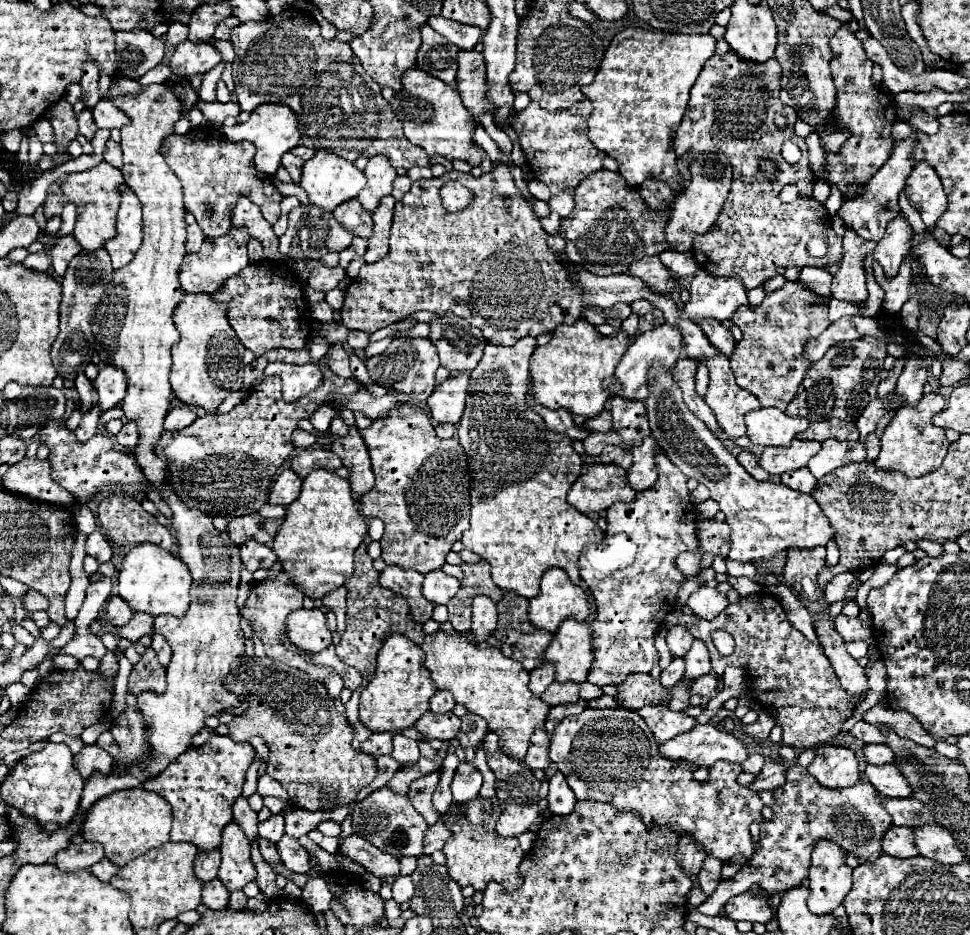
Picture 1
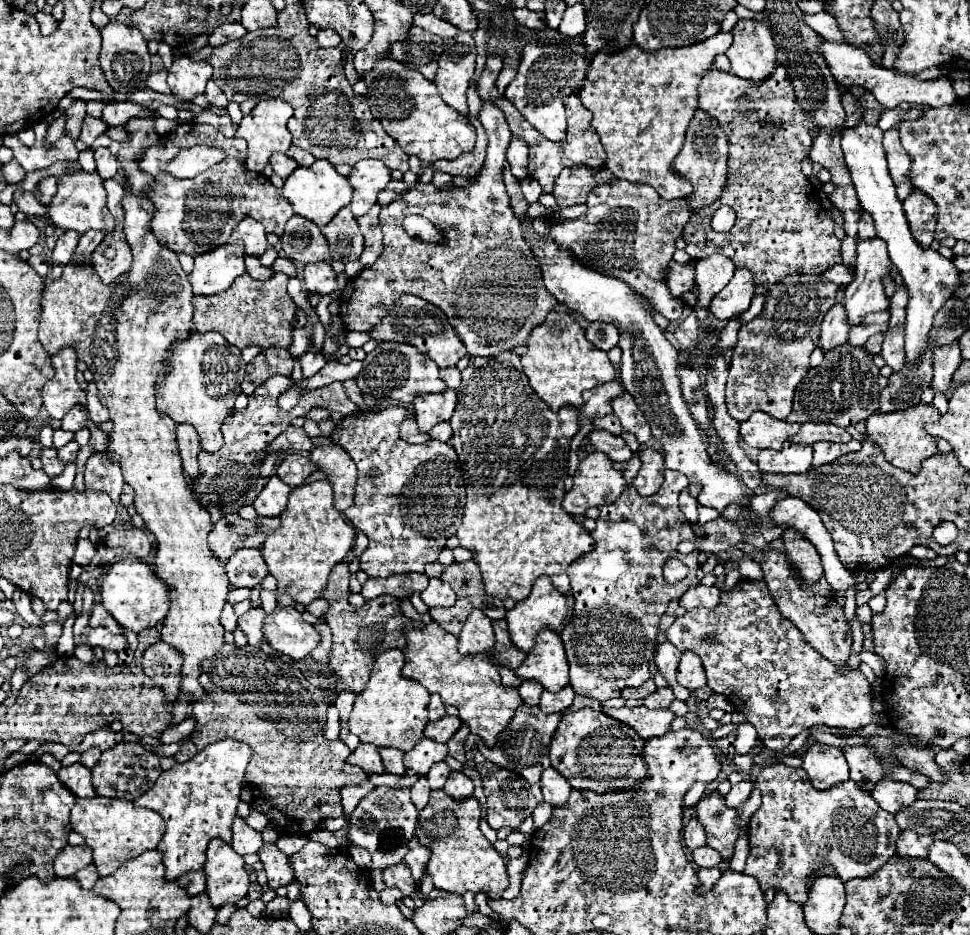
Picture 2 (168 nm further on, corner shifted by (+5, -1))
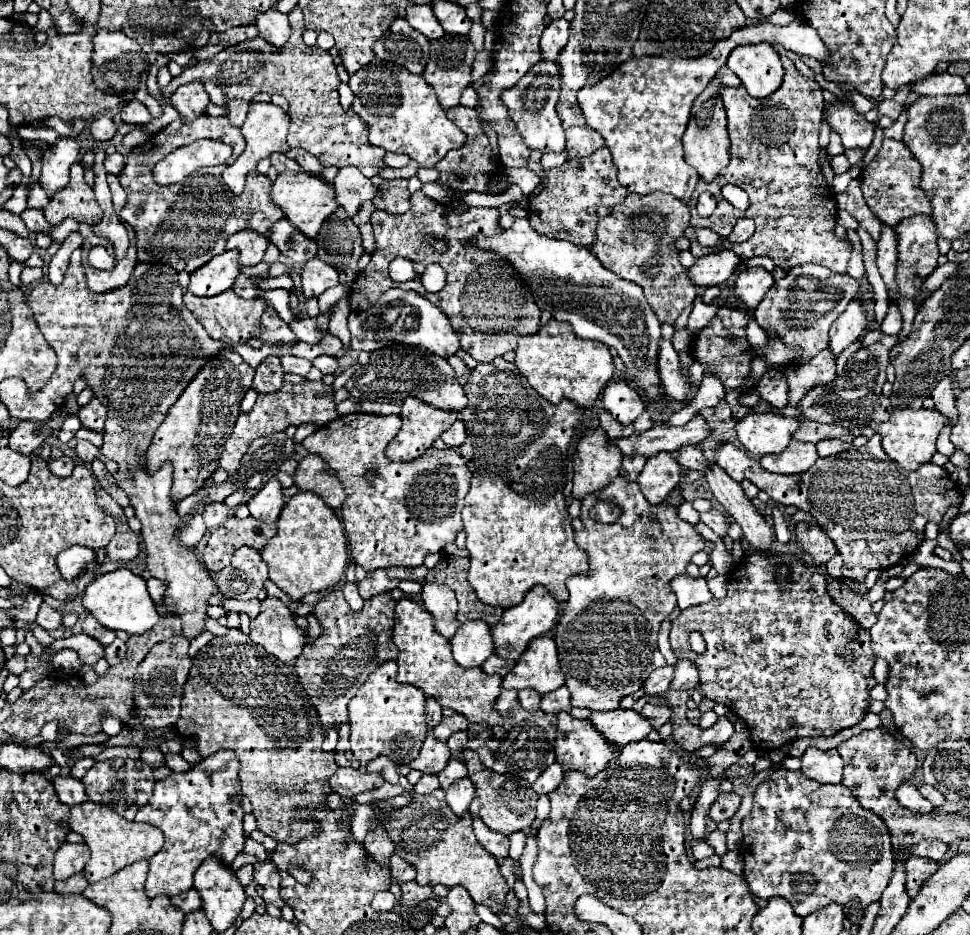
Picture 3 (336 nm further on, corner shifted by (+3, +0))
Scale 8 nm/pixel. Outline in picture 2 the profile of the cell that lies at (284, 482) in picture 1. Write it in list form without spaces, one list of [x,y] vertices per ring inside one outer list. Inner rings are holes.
[[[270,476],[268,484],[258,494],[258,498],[252,502],[252,506],[258,516],[264,516],[264,518],[280,516],[280,512],[284,510],[286,502],[288,502],[290,492],[292,492],[292,488],[288,484],[284,484],[278,476]]]

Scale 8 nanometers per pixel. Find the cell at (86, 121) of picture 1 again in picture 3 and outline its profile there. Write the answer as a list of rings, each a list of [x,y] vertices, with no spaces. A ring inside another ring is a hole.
[[[100,115],[90,123],[90,135],[96,141],[108,141],[108,139],[112,139],[116,135],[116,125],[114,125],[114,121],[110,117]]]

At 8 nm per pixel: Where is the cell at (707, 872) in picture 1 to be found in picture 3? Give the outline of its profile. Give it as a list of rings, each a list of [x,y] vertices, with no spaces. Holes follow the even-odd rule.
[[[694,839],[694,841],[690,843],[690,847],[692,847],[694,859],[706,859],[706,857],[714,855],[714,849],[712,849],[704,839]]]

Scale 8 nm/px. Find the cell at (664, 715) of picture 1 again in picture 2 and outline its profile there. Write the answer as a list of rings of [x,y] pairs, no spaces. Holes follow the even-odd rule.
[[[638,706],[638,708],[602,708],[604,714],[608,714],[610,718],[632,726],[638,736],[642,736],[644,740],[654,738],[654,736],[662,736],[668,732],[670,722],[674,720],[674,712],[672,710],[650,710],[646,706]]]

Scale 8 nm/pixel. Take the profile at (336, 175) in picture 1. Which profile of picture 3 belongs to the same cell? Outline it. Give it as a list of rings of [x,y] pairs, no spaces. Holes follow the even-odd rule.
[[[284,171],[278,173],[278,179],[272,183],[272,199],[284,211],[286,219],[290,219],[296,229],[300,229],[308,237],[316,237],[322,223],[338,209],[336,189],[332,183],[326,183],[320,175],[312,175],[308,171]]]

